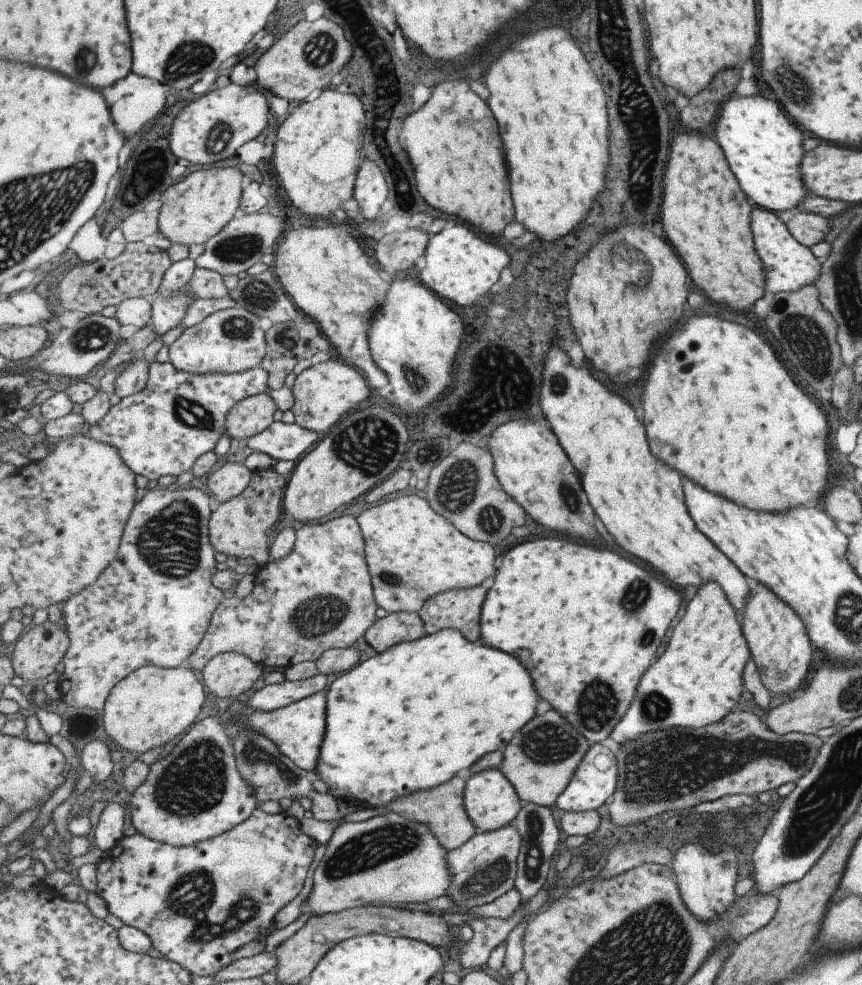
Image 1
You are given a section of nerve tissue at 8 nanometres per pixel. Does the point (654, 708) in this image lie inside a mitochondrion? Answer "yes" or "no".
yes

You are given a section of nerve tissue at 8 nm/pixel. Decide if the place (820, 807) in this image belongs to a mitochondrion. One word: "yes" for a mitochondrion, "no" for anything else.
yes

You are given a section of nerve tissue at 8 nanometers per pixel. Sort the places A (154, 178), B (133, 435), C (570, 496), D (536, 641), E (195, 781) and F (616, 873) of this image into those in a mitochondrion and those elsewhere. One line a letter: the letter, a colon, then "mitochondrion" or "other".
A: other
B: other
C: mitochondrion
D: other
E: mitochondrion
F: other

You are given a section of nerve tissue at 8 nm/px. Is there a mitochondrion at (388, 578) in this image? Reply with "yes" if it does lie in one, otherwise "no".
yes

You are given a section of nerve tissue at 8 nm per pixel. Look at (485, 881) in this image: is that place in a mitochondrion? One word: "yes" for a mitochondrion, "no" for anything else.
yes

